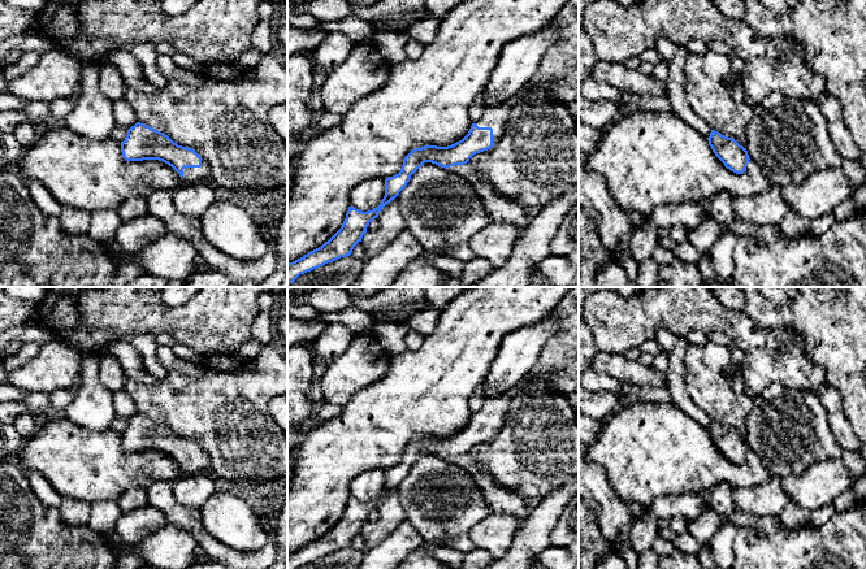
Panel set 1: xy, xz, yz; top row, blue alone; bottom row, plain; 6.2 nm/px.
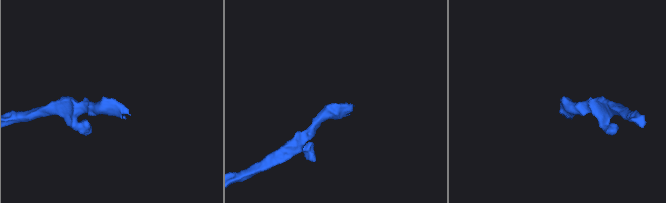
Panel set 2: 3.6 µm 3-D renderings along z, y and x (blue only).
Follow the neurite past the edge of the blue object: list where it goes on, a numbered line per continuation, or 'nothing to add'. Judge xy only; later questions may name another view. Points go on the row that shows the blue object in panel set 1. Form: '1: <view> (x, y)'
1: xy (190, 174)

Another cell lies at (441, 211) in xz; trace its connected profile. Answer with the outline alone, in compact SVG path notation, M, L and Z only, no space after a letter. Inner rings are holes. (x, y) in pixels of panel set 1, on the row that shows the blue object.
M424 162L397 196L406 227L428 252L442 252L462 261L476 257L469 239L490 223L490 217L472 184L459 174Z

